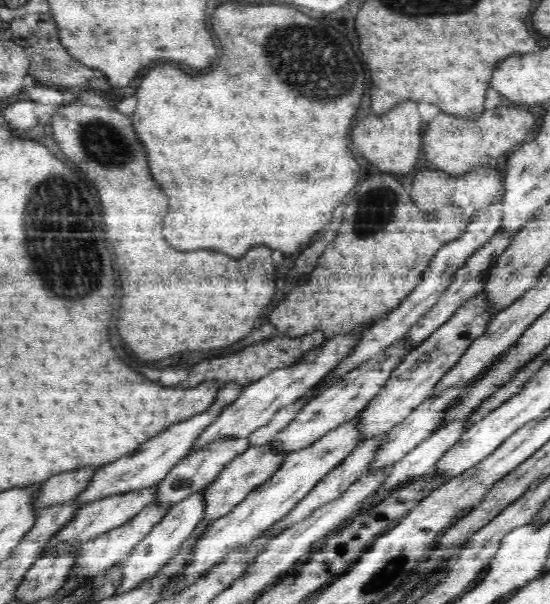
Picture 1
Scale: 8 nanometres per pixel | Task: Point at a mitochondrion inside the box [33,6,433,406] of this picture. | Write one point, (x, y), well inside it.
(308, 59)

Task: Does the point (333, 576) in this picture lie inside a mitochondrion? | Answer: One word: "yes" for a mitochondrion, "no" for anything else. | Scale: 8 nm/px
no

